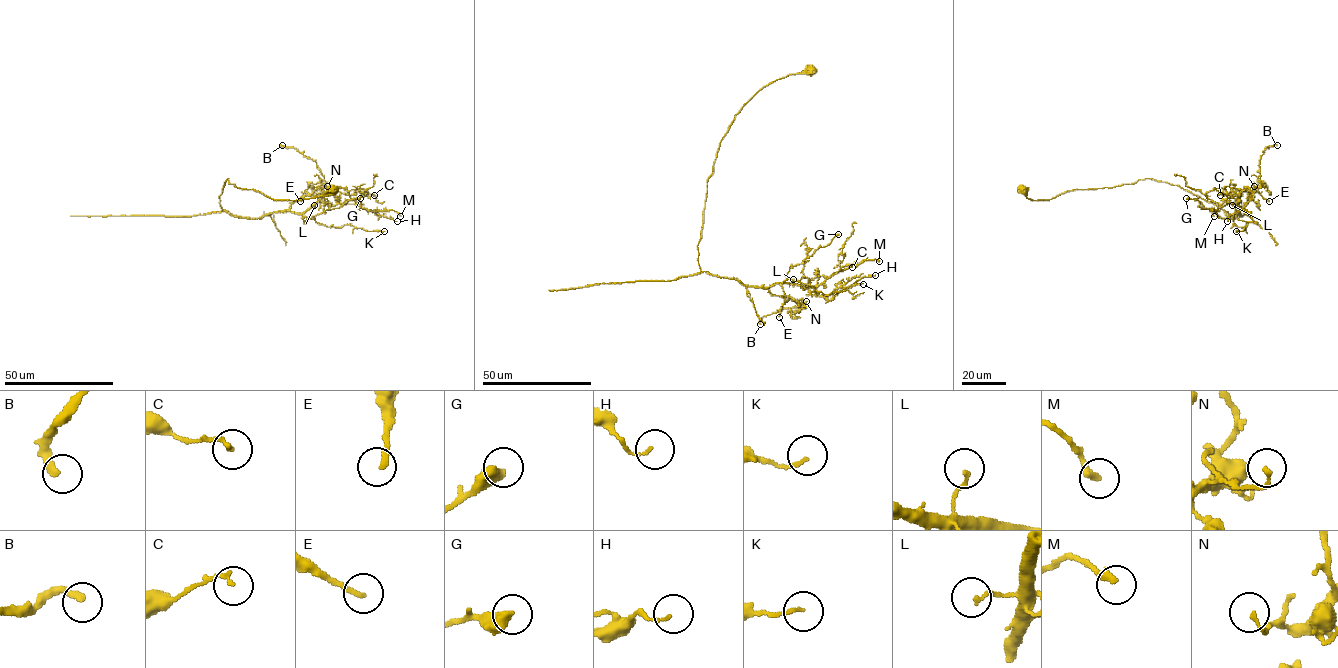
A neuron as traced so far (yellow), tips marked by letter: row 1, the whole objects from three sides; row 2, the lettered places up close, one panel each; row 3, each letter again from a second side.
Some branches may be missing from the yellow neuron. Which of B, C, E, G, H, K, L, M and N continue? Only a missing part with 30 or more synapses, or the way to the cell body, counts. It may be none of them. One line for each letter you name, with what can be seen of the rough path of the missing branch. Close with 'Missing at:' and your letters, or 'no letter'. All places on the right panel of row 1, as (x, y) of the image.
Missing at: no letter

